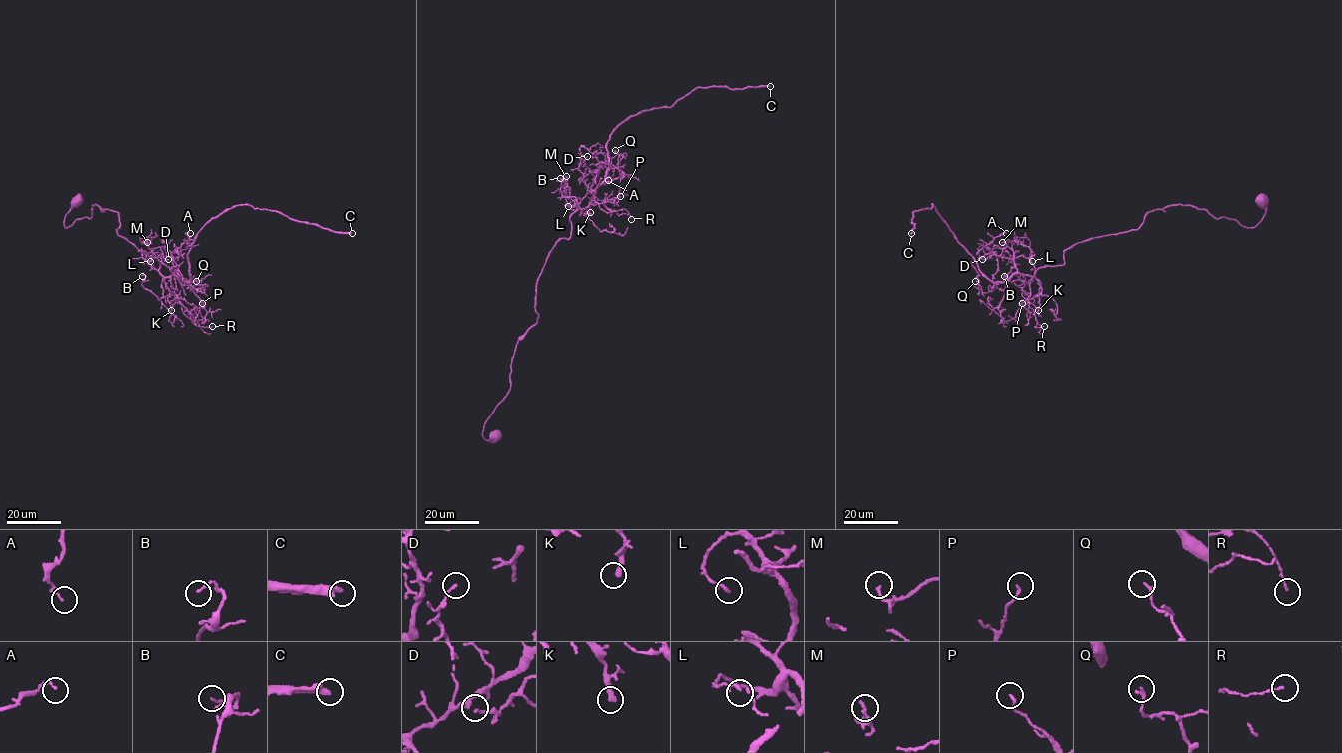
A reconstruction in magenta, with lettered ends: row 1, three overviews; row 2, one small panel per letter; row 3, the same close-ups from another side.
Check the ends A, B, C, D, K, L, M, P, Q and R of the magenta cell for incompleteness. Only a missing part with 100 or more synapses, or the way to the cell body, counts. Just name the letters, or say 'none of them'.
C

